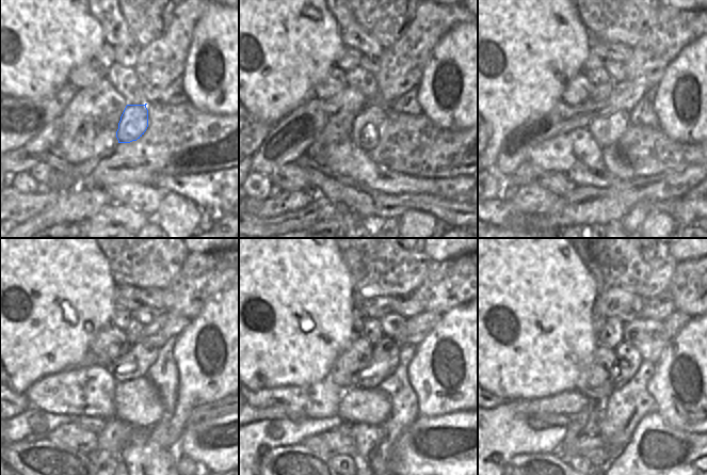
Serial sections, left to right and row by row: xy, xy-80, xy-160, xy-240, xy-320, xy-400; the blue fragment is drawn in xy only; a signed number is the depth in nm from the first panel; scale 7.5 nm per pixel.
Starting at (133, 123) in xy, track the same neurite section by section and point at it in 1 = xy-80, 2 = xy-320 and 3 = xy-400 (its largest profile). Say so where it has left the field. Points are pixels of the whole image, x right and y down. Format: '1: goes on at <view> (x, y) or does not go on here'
1: goes on at xy-80 (368, 127)
2: goes on at xy-320 (386, 353)
3: goes on at xy-400 (628, 361)

